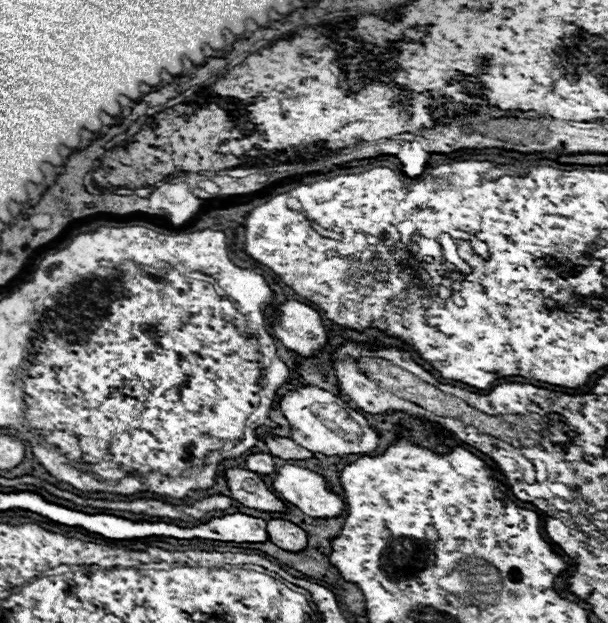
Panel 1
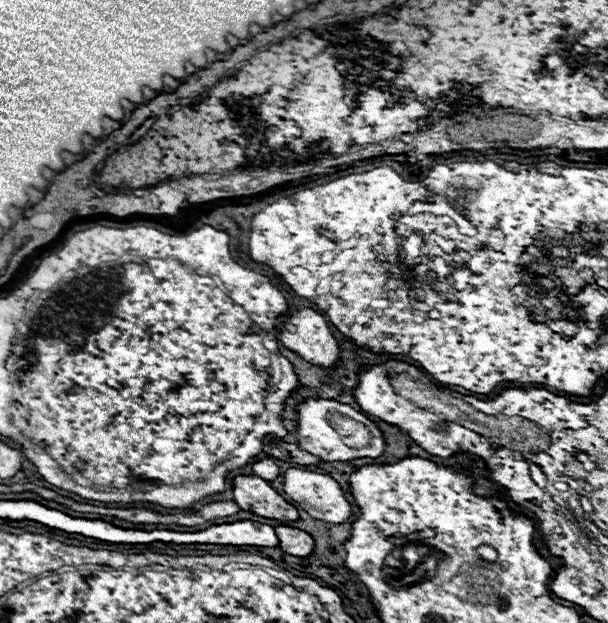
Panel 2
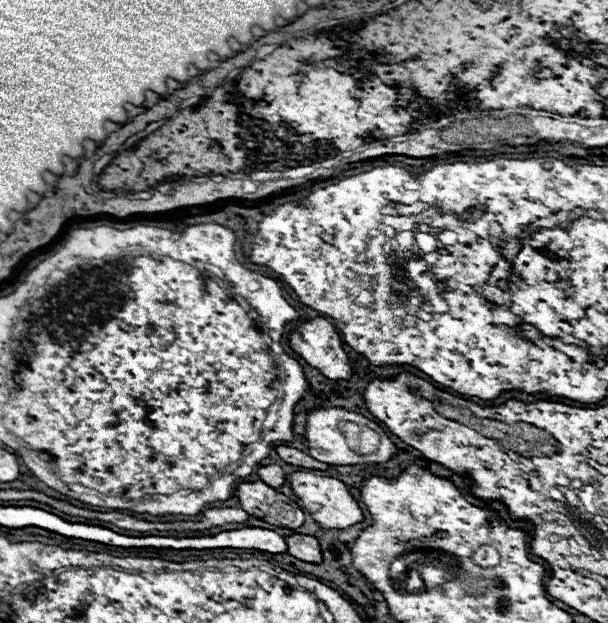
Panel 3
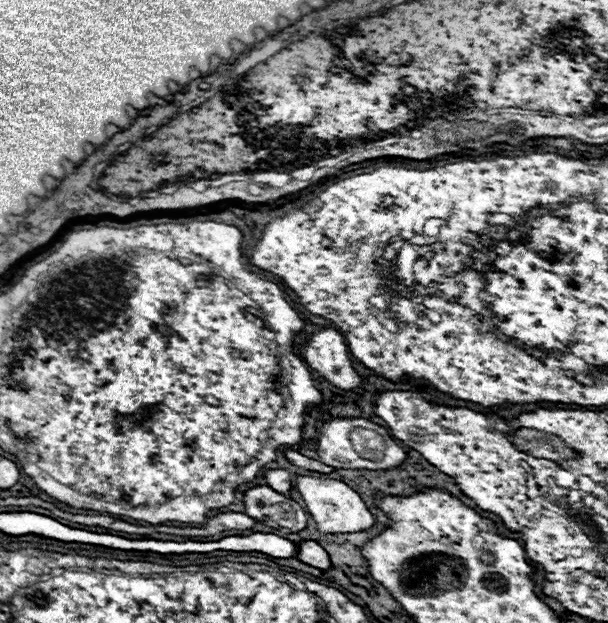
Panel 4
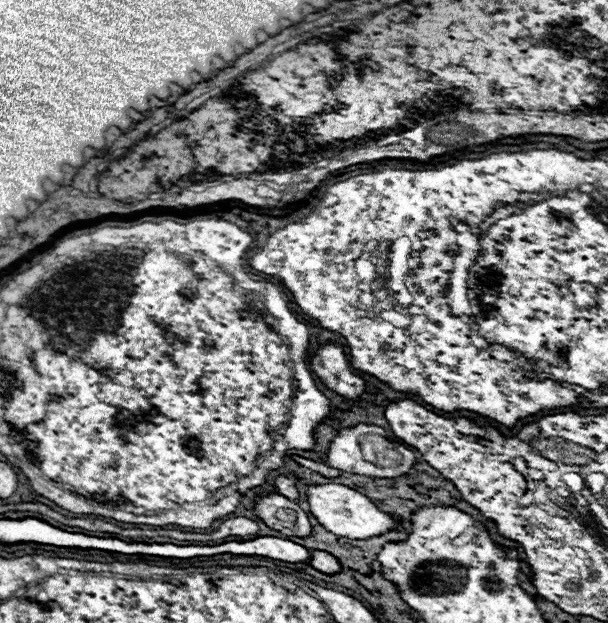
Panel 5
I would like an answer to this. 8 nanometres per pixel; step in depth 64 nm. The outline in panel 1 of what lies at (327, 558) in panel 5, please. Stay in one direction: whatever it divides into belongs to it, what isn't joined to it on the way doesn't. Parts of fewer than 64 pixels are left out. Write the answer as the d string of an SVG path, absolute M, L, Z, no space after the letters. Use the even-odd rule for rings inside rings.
M272 518L266 522L266 532L270 542L280 546L282 550L298 552L306 546L306 532L284 518Z

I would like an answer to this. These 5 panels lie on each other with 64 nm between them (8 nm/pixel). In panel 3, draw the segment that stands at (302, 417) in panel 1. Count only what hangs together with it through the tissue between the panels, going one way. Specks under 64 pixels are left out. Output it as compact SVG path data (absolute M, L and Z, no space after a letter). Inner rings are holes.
M312 408L308 412L308 418L306 418L306 434L304 436L306 436L306 442L308 442L308 450L306 452L312 458L316 458L320 462L326 462L326 464L338 464L338 466L352 466L352 464L364 464L364 462L384 464L384 462L388 462L396 454L396 446L388 440L388 436L382 432L382 428L376 422L364 418L358 412L346 410L346 408ZM338 420L358 422L358 424L364 424L364 426L376 430L380 434L380 446L378 446L378 450L374 454L358 454L358 452L350 450L348 444L346 444L346 440L344 440L344 436L342 436L342 432L338 430Z

